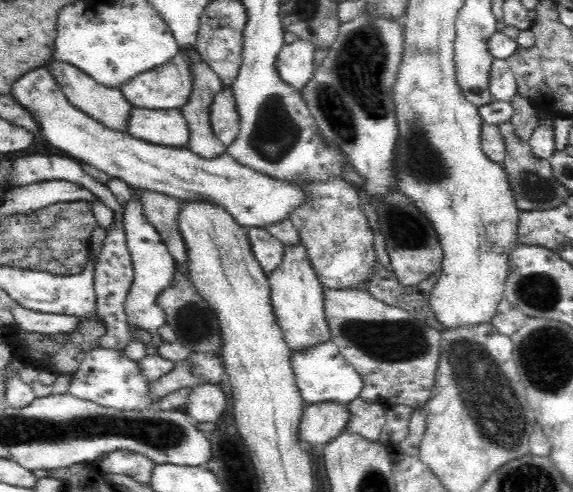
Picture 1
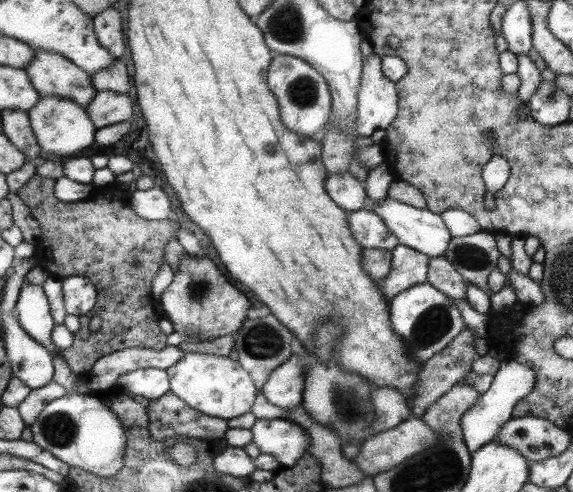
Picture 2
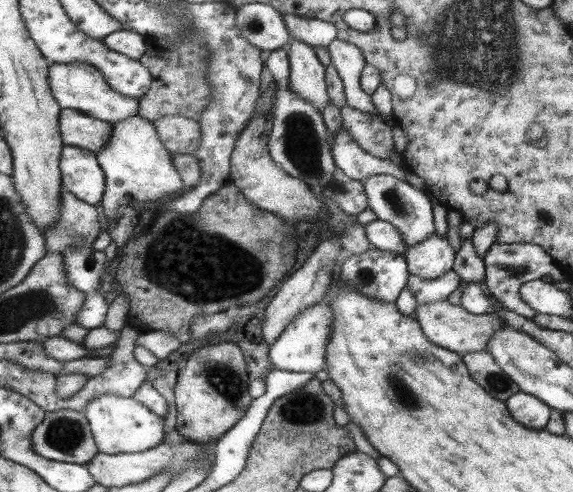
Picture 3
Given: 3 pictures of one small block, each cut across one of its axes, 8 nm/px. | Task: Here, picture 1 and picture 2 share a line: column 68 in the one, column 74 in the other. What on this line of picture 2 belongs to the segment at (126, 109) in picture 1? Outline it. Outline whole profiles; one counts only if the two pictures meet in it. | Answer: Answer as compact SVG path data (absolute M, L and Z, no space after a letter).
M35 50L35 61L25 70L42 98L70 98L87 110L98 96L91 76L59 52Z

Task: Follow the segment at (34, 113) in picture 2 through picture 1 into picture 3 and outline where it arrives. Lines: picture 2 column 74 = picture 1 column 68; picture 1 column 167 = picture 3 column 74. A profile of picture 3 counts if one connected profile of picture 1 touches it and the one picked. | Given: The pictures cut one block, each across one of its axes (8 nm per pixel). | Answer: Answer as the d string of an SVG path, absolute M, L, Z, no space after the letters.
M65 145L60 168L66 191L95 206L103 202L106 174L97 153L78 146Z

